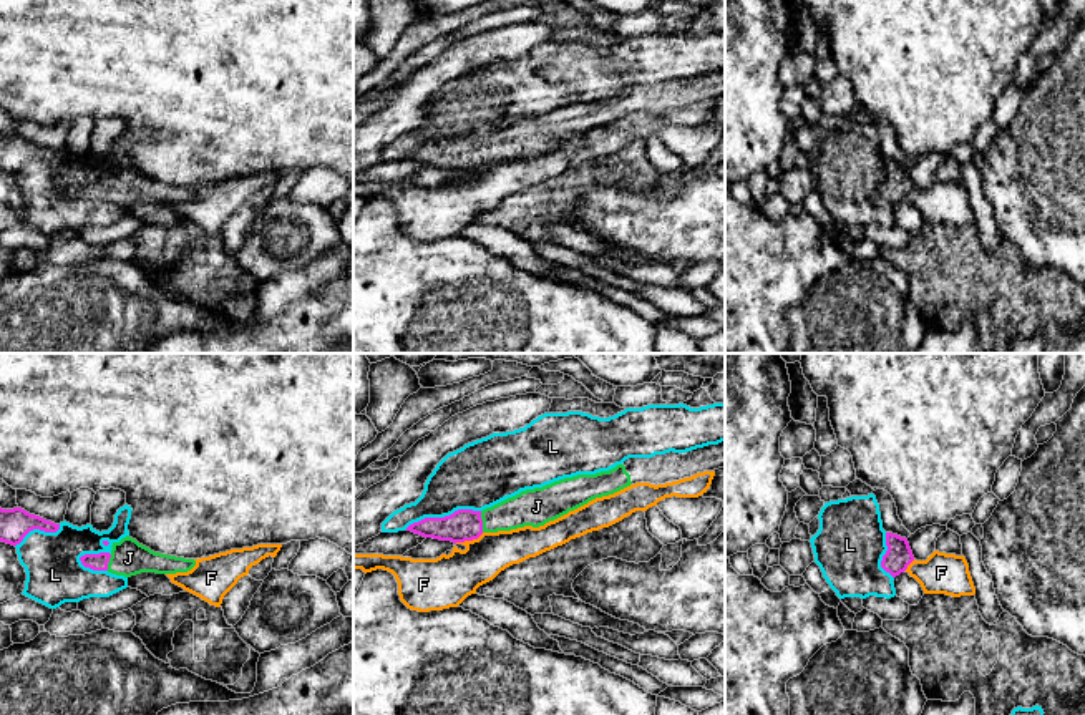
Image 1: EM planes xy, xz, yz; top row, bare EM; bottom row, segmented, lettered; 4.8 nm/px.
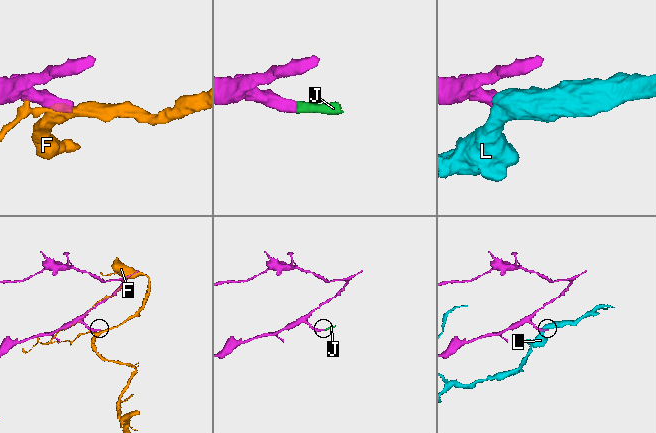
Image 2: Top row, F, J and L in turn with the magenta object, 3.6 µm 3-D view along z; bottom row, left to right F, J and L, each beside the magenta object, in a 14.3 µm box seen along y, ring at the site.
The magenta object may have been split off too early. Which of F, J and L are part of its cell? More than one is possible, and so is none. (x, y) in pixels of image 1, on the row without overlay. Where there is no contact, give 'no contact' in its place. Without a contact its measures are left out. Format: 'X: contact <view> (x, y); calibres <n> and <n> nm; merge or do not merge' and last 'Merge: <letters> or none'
F: contact xz (468, 168); calibres 160 and 240 nm; do not merge
J: contact xz (481, 150); calibres 160 and 180 nm; merge
L: contact xz (442, 146); calibres 160 and 300 nm; do not merge
Merge: J

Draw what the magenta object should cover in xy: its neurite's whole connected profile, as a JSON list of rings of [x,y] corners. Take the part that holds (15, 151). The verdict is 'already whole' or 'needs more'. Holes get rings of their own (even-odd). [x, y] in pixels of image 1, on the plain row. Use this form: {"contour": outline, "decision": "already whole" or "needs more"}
{"contour": [[[0,136],[0,169],[2,171],[17,174],[33,158],[40,158],[45,161],[56,161],[60,158],[60,153],[46,149],[40,144],[30,143],[22,136],[13,136],[13,138]]], "decision": "already whole"}

